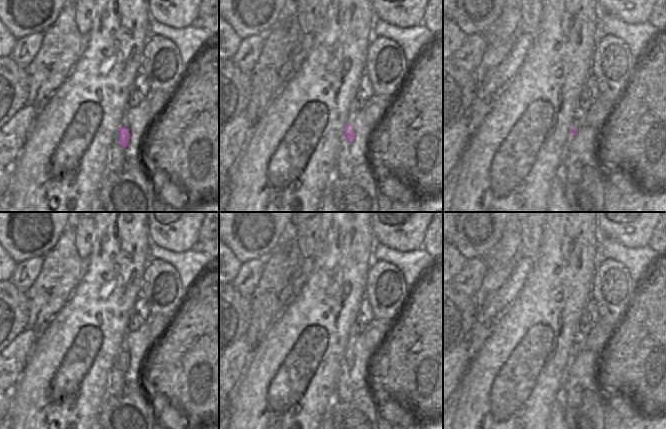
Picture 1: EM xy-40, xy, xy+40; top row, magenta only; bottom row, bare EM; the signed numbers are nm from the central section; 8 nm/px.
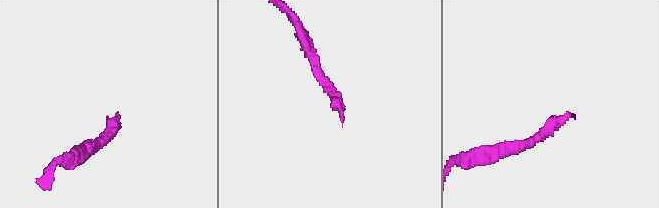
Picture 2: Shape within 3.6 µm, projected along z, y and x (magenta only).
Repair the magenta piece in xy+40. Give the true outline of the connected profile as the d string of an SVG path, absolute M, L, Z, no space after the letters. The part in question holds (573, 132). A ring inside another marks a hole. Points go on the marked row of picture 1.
M579 113L572 122L571 137L574 137L585 125L585 113Z

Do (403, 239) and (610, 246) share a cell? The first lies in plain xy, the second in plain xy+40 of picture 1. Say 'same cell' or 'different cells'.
different cells

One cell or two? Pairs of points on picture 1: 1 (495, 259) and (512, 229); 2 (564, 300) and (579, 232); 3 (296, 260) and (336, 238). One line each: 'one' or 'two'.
1: one
2: one
3: two

